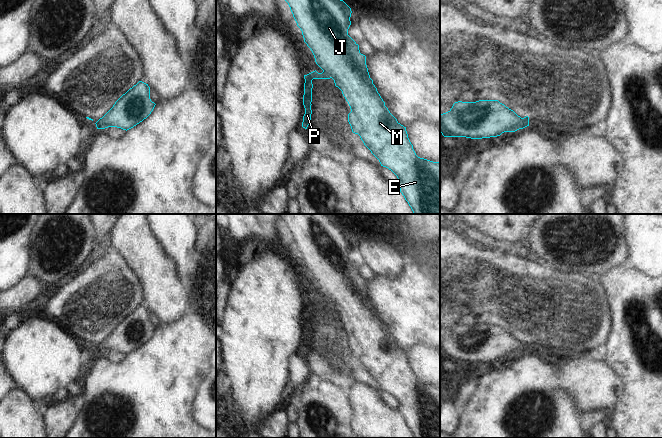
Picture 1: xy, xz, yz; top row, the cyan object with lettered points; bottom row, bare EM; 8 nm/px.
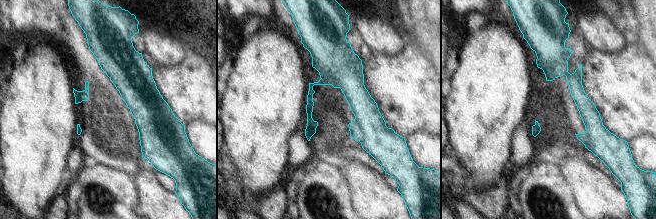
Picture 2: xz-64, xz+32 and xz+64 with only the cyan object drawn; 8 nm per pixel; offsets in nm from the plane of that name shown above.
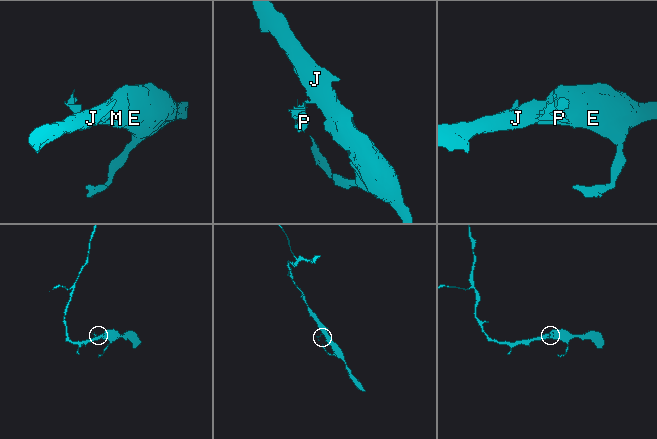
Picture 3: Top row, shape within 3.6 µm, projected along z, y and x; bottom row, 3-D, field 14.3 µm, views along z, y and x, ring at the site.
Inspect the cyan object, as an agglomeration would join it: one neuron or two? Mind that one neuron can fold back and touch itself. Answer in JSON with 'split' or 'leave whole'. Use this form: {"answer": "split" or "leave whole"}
{"answer": "split"}

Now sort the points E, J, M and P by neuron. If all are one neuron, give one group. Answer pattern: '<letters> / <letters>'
E J M / P

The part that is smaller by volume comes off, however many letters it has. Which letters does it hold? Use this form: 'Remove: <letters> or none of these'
Remove: P

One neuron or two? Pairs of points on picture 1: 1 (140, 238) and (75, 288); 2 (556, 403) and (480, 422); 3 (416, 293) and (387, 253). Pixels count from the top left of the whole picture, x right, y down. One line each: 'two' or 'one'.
1: two
2: one
3: two

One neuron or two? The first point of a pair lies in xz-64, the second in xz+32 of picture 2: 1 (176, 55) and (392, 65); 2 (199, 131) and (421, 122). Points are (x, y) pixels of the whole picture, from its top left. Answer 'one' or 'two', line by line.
1: two
2: two

